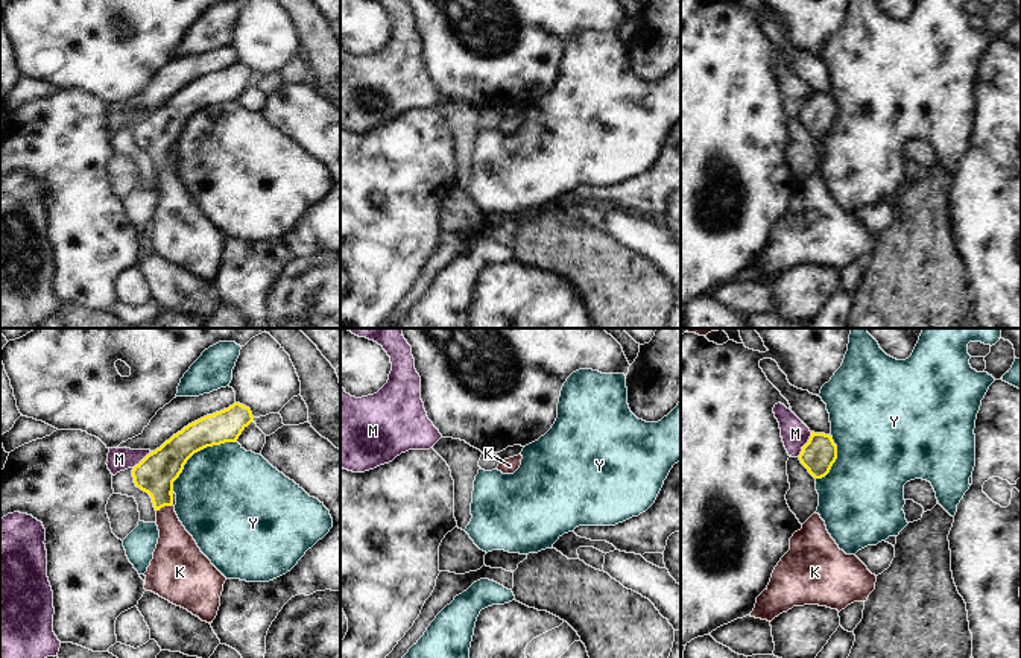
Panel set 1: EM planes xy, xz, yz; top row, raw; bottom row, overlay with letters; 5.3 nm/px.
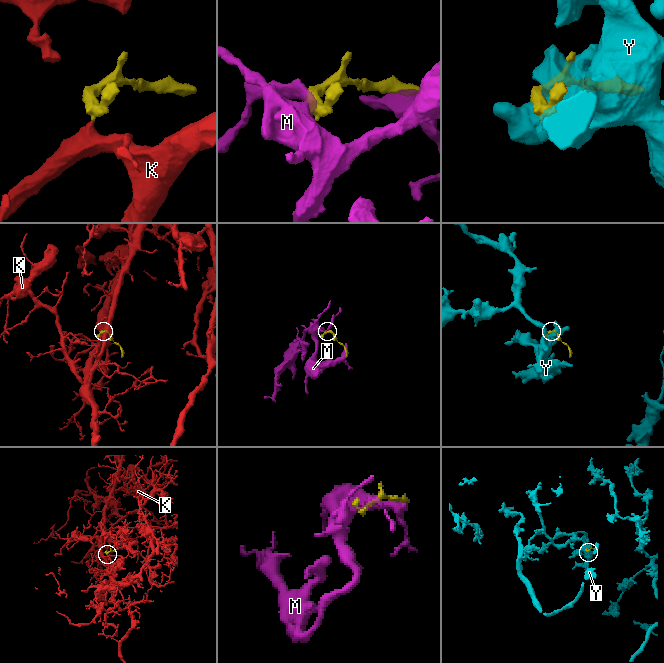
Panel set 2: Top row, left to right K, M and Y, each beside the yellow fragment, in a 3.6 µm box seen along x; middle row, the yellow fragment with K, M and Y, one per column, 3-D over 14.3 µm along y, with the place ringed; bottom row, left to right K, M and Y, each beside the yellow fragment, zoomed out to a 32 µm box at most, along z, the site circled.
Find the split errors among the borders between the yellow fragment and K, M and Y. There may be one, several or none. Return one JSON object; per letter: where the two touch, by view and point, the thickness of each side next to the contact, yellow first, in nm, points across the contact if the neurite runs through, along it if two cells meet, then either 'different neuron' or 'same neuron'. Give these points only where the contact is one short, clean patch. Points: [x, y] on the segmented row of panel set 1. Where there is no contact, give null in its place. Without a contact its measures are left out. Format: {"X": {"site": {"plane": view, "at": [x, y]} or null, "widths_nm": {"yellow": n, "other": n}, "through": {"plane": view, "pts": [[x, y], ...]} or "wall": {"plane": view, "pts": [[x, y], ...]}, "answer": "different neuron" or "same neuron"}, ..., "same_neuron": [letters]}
{"K": {"site": {"plane": "xy", "at": [163, 506]}, "widths_nm": {"yellow": 200, "other": 220}, "through": {"plane": "xy", "pts": [[155, 474], [163, 506], [177, 550]]}, "answer": "same neuron"}, "M": {"site": {"plane": "yz", "at": [806, 444]}, "widths_nm": {"yellow": 180, "other": 150}, "answer": "different neuron"}, "Y": {"site": {"plane": "xy", "at": [196, 452]}, "widths_nm": {"yellow": 200, "other": 480}, "answer": "different neuron"}, "same_neuron": ["K"]}

